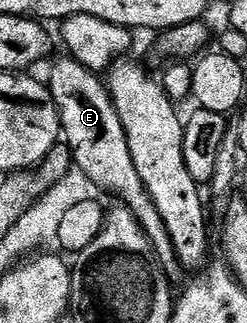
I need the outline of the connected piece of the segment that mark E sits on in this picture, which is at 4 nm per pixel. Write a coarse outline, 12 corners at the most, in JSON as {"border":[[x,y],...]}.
{"border":[[67,54],[46,87],[73,161],[182,269],[107,83]]}

